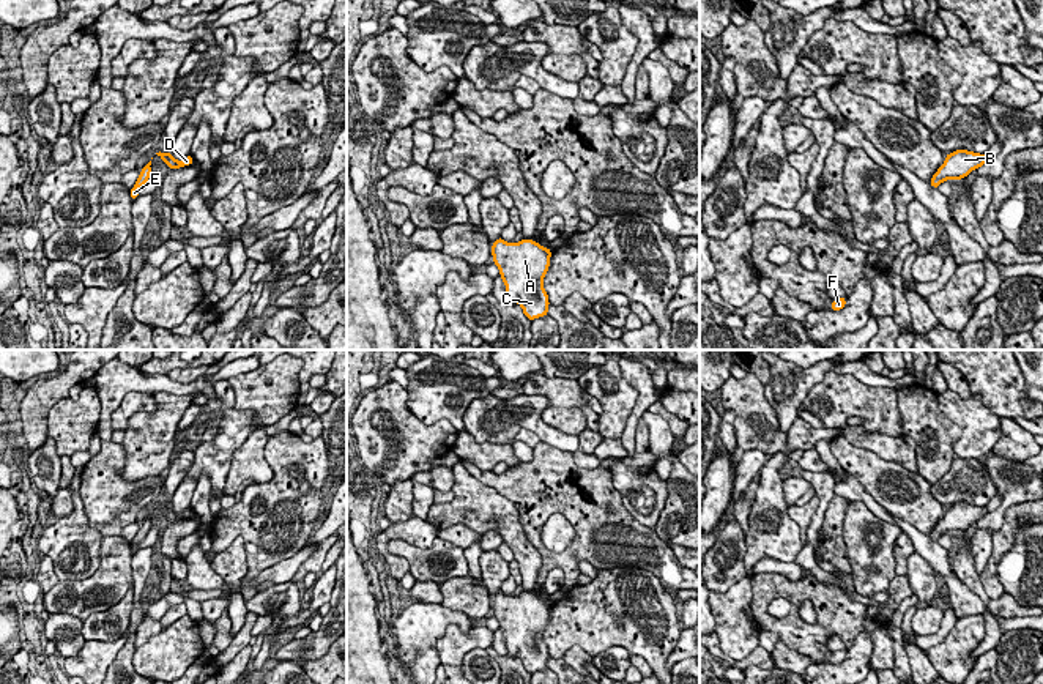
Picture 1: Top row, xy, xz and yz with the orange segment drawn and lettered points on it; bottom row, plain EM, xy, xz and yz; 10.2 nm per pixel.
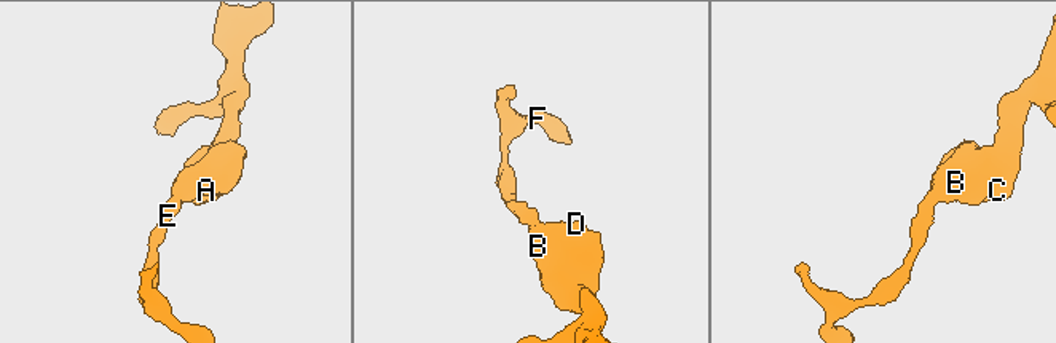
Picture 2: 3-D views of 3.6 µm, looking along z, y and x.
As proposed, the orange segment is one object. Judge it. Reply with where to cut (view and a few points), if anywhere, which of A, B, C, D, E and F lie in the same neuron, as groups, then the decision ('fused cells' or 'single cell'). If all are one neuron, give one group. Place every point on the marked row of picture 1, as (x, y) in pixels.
cut none; groups A B C D E F; single cell

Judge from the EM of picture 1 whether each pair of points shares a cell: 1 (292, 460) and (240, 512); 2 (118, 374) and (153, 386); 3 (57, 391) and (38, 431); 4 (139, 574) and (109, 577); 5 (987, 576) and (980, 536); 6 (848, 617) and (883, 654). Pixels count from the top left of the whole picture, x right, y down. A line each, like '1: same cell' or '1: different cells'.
1: same cell
2: same cell
3: same cell
4: different cells
5: different cells
6: different cells

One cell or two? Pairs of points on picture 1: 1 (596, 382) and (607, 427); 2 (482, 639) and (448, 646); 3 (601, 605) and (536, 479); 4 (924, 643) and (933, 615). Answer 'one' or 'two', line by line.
1: one
2: one
3: two
4: two

